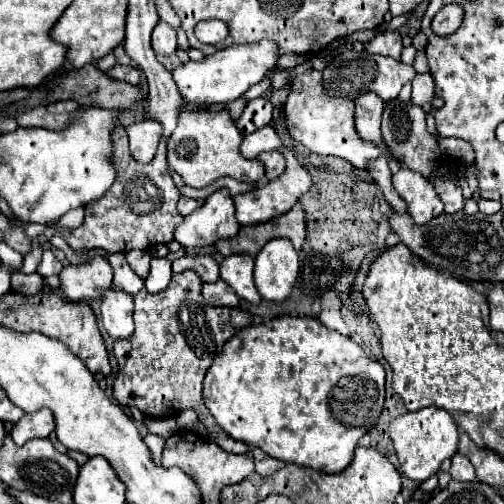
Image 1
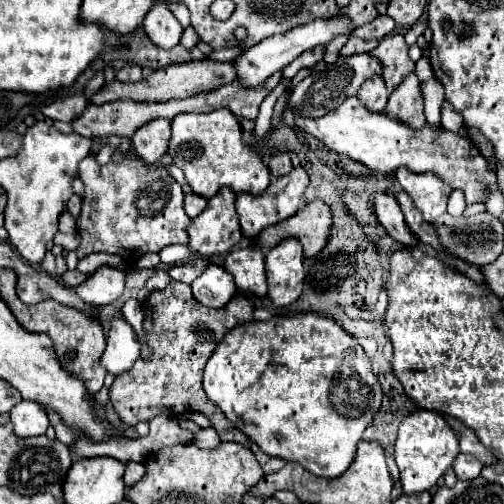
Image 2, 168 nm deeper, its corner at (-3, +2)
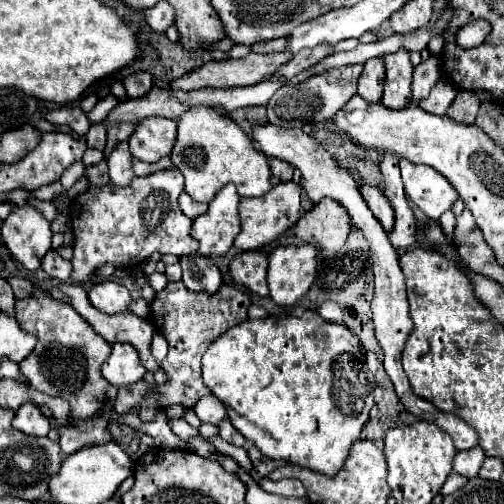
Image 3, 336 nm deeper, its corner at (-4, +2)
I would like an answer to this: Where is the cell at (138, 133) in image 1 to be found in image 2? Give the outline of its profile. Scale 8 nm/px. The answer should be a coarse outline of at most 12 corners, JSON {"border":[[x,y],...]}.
{"border":[[156,118],[134,132],[132,146],[146,164],[166,154],[170,120]]}

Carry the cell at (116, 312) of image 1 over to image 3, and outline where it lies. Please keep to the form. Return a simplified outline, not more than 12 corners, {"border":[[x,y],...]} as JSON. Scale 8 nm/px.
{"border":[[113,344],[103,376],[117,388],[147,370],[129,344]]}

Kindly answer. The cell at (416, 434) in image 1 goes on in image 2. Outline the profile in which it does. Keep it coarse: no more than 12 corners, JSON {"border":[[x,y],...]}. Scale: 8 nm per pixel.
{"border":[[442,414],[400,424],[394,458],[404,492],[430,490],[460,452]]}

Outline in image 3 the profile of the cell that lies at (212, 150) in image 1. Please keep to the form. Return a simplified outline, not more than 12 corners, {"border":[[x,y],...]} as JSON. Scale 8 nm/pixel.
{"border":[[207,106],[181,116],[171,160],[209,204],[271,190],[267,156]]}

